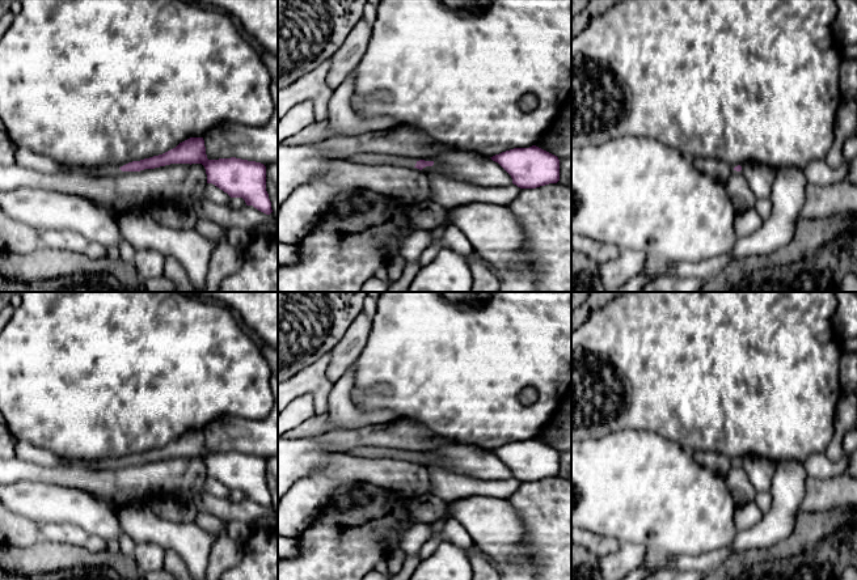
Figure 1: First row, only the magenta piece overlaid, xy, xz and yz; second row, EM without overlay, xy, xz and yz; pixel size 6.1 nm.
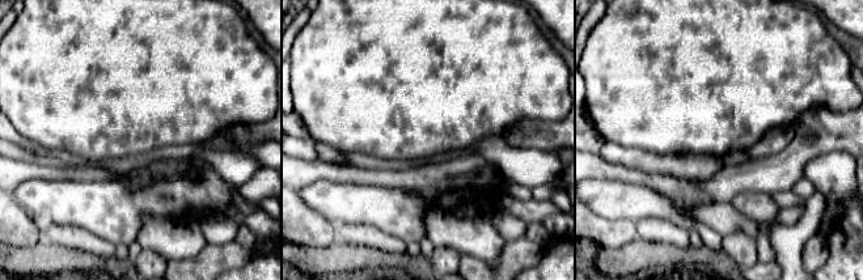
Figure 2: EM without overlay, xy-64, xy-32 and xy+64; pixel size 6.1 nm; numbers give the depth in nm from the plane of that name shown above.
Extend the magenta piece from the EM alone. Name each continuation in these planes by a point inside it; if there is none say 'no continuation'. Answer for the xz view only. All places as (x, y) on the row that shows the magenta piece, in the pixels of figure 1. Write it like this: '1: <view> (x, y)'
1: xz (370, 159)

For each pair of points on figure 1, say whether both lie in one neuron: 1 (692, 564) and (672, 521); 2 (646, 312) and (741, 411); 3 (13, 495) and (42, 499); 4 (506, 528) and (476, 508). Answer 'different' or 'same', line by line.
1: different
2: same
3: same
4: same

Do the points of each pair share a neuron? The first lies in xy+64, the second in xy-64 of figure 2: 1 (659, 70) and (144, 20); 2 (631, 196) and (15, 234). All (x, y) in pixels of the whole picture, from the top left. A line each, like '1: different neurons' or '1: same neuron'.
1: same neuron
2: different neurons

